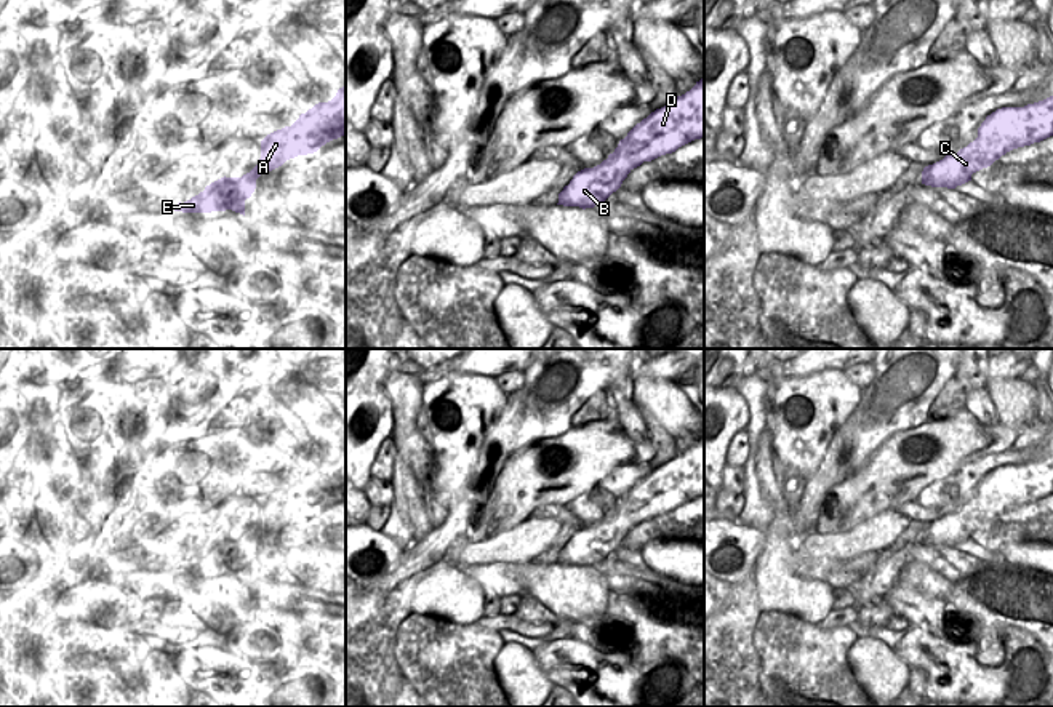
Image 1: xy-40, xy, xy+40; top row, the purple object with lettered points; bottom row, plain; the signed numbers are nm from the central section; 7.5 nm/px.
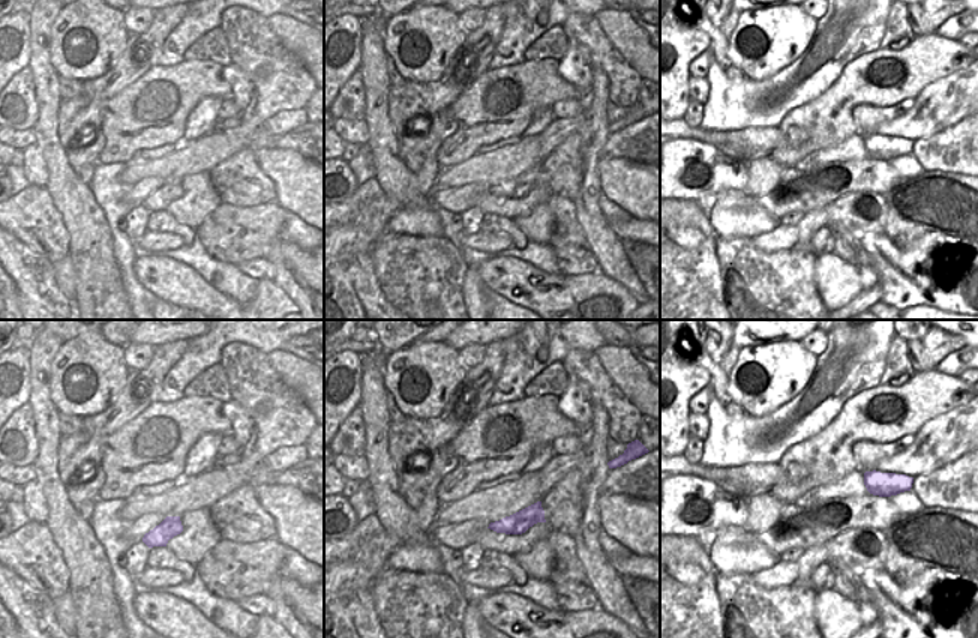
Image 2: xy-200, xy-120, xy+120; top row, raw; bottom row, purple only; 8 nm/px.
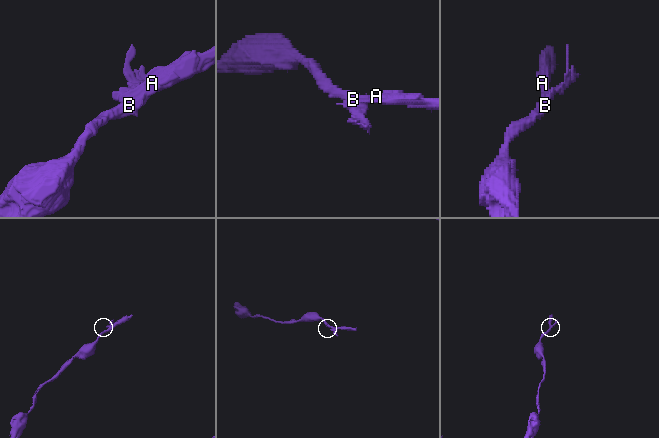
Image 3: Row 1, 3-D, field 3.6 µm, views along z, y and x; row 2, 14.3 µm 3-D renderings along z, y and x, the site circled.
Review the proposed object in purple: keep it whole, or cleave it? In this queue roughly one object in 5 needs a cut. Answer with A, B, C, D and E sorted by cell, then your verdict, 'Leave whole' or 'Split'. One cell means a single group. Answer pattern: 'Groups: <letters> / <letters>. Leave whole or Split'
Groups: A B C D E. Leave whole

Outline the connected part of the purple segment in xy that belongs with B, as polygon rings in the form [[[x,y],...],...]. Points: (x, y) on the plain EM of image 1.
[[[704,435],[690,449],[637,481],[600,523],[578,529],[559,552],[557,563],[583,568],[602,563],[634,526],[701,496],[704,496]]]

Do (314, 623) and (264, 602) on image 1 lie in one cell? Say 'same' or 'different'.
same

